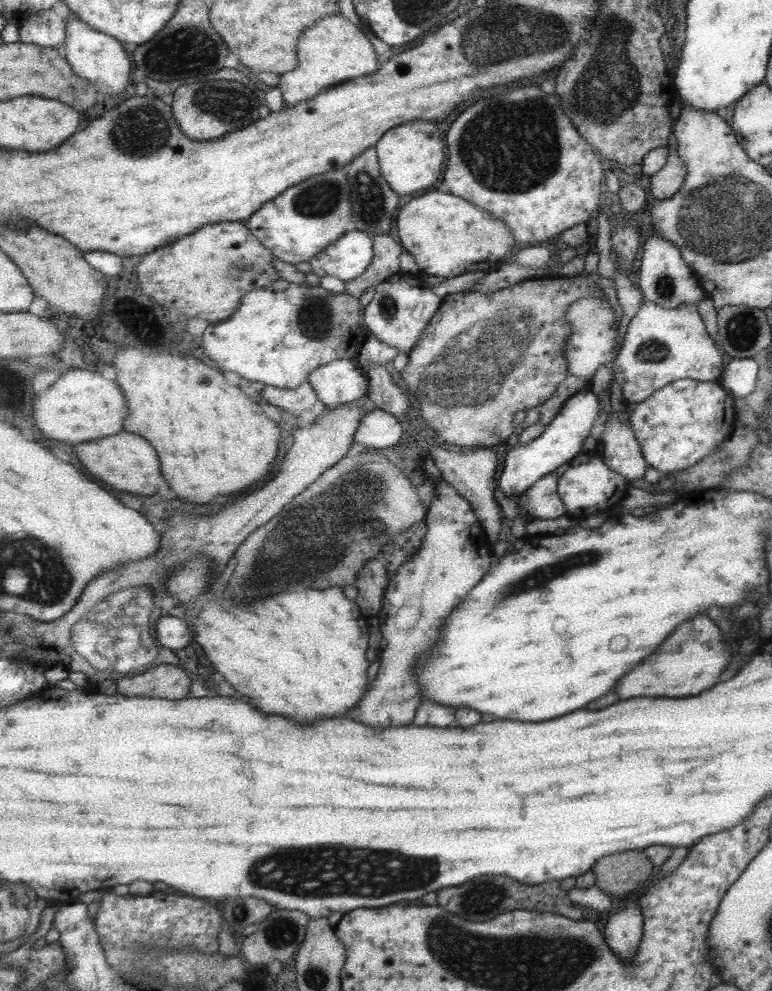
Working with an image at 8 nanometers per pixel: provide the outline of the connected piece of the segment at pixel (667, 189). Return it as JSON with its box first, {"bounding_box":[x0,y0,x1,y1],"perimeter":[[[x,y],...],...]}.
{"bounding_box":[650,138,686,201],"perimeter":[[[669,138],[668,158],[665,166],[650,176],[651,199],[663,201],[672,198],[681,189],[686,169],[685,164],[677,156],[677,140]]]}

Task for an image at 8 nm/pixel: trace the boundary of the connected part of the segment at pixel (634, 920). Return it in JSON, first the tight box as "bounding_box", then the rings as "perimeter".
{"bounding_box":[602,903,643,960],"perimeter":[[[626,903],[624,909],[614,913],[608,918],[602,933],[605,944],[613,951],[617,958],[632,960],[638,951],[643,936],[643,914],[640,913],[639,903]]]}

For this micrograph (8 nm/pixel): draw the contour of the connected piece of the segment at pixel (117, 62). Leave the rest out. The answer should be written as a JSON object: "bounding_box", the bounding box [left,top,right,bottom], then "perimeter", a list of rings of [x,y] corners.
{"bounding_box":[65,11,131,95],"perimeter":[[[73,11],[68,16],[67,41],[65,44],[66,58],[73,70],[83,78],[91,81],[102,93],[108,95],[119,94],[125,90],[125,86],[129,84],[129,76],[131,76],[131,58],[125,52],[124,43],[111,38],[108,34],[93,30],[90,24],[81,20]]]}

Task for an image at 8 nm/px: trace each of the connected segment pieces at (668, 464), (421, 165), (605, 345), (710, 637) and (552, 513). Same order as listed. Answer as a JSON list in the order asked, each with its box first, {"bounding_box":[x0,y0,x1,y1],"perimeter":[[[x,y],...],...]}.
[{"bounding_box":[629,379,735,474],"perimeter":[[[679,379],[630,407],[629,420],[645,462],[659,473],[671,474],[715,453],[735,426],[733,396],[719,382]]]},{"bounding_box":[376,120,445,194],"perimeter":[[[427,120],[404,122],[401,126],[389,130],[382,140],[377,142],[376,149],[383,176],[397,194],[411,194],[431,186],[441,174],[441,164],[445,160],[443,140],[435,124]]]},{"bounding_box":[563,296,618,379],"perimeter":[[[598,296],[598,298],[582,298],[568,308],[566,321],[570,324],[570,335],[566,338],[563,350],[563,355],[568,363],[568,375],[576,376],[578,379],[591,378],[598,366],[601,366],[603,363],[609,366],[610,358],[615,356],[613,352],[615,350],[618,325],[614,324],[615,317],[609,307],[609,303],[605,300],[604,296]]]},{"bounding_box":[617,614,731,698],"perimeter":[[[699,614],[697,618],[681,624],[673,636],[669,636],[657,654],[651,654],[645,658],[643,666],[635,666],[621,682],[617,684],[617,696],[619,698],[635,698],[635,696],[667,696],[667,698],[683,698],[683,696],[695,696],[713,684],[717,684],[721,672],[731,660],[731,650],[723,642],[723,636],[717,636],[719,630],[705,618],[705,614]]]},{"bounding_box":[517,473,567,522],"perimeter":[[[555,473],[547,474],[520,494],[517,500],[517,511],[527,522],[551,520],[567,512],[564,503],[556,493],[557,479]]]}]

